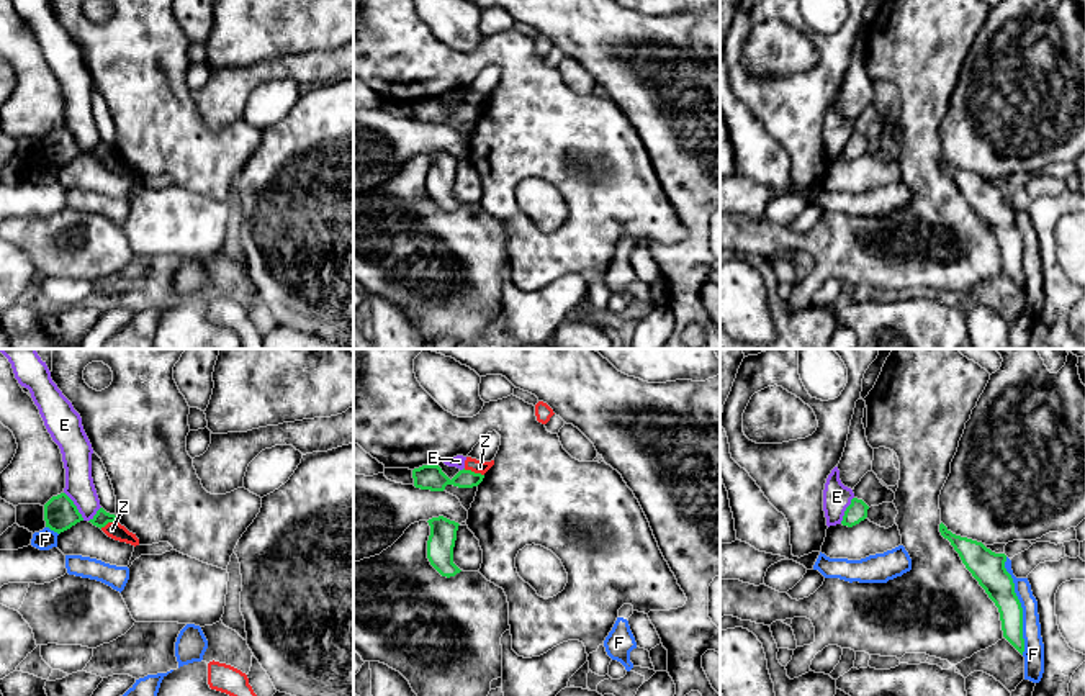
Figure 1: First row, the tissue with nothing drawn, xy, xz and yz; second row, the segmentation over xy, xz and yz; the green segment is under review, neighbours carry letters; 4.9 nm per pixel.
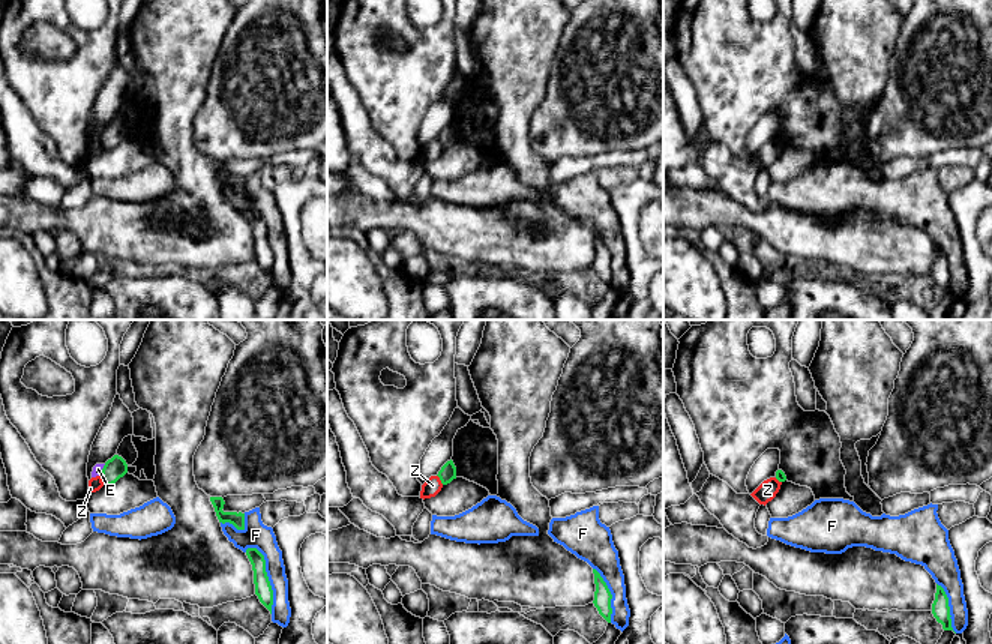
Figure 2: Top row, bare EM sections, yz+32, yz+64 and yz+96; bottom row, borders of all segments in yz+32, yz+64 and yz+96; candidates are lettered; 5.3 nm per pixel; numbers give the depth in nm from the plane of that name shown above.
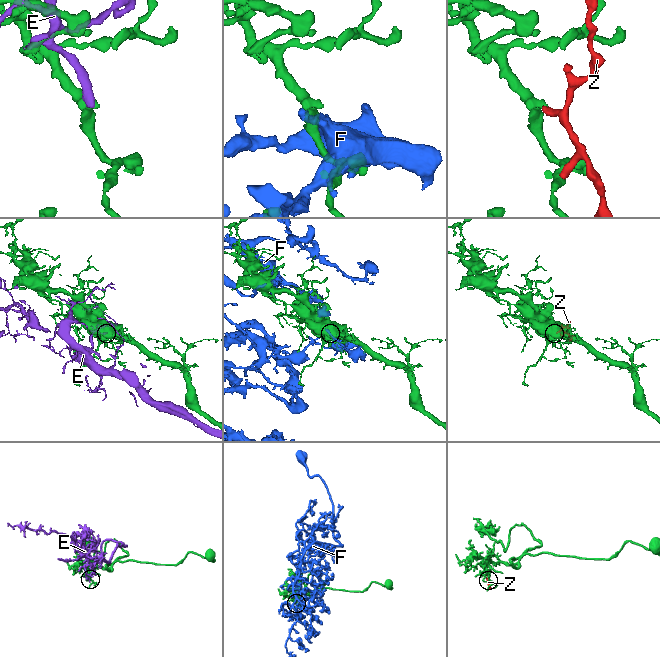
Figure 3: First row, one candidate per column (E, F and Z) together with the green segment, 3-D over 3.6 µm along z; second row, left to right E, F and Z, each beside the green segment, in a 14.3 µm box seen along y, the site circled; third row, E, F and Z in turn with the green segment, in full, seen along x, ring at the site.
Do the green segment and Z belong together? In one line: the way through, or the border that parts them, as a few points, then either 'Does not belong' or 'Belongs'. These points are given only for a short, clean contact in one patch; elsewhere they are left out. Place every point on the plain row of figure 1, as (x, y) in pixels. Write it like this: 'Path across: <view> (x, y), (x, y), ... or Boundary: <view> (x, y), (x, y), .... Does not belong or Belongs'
Boundary: xz (463, 102), (483, 108). Does not belong

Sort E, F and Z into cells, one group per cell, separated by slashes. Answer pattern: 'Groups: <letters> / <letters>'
Groups: E / F / Z

